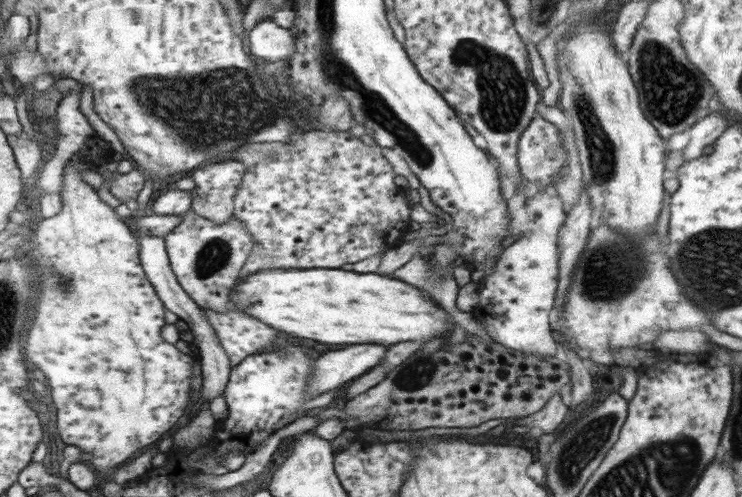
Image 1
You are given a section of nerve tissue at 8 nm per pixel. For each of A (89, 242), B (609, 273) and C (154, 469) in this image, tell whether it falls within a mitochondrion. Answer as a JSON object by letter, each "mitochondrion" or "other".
{"A":"other","B":"mitochondrion","C":"other"}

